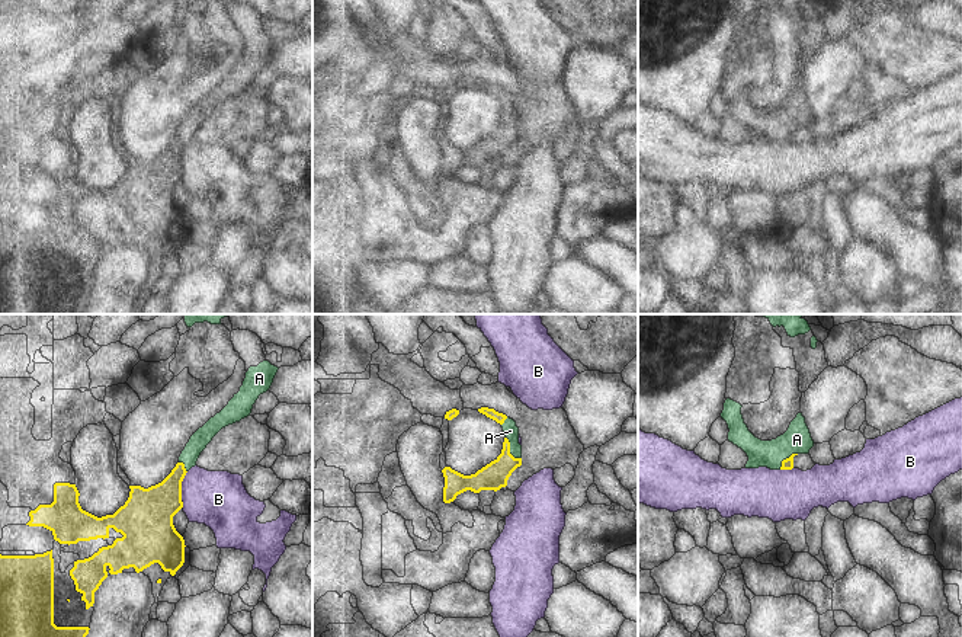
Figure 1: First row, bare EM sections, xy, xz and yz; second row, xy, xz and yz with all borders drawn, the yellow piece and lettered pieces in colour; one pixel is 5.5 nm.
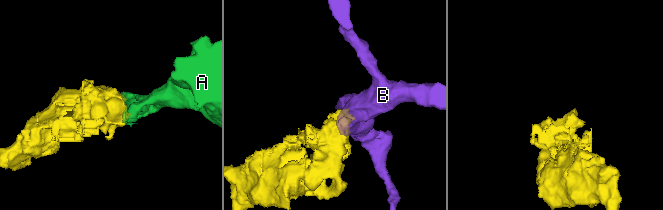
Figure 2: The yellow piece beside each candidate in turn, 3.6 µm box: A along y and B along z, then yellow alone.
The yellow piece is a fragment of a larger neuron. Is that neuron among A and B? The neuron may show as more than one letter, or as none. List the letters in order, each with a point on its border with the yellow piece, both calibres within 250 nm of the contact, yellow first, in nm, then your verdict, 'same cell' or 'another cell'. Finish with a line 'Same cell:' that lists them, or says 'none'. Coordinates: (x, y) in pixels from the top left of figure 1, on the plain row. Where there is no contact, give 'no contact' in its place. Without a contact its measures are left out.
A: xz (509, 124) | 150/80 nm | same cell
B: xy (180, 165) | 300/320 nm | another cell
Same cell: A

